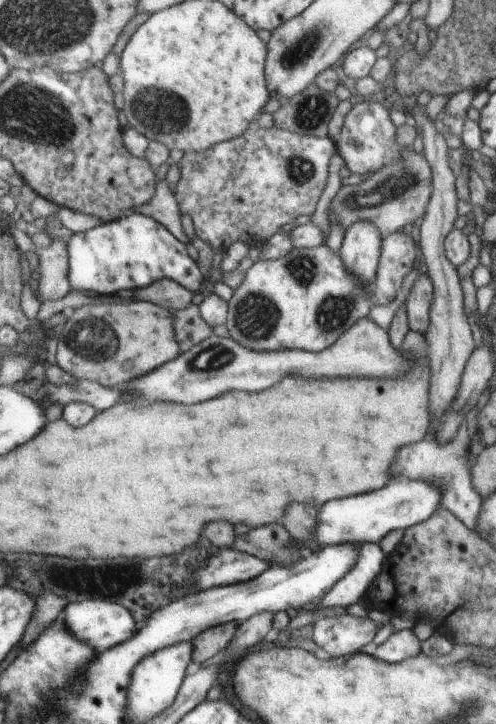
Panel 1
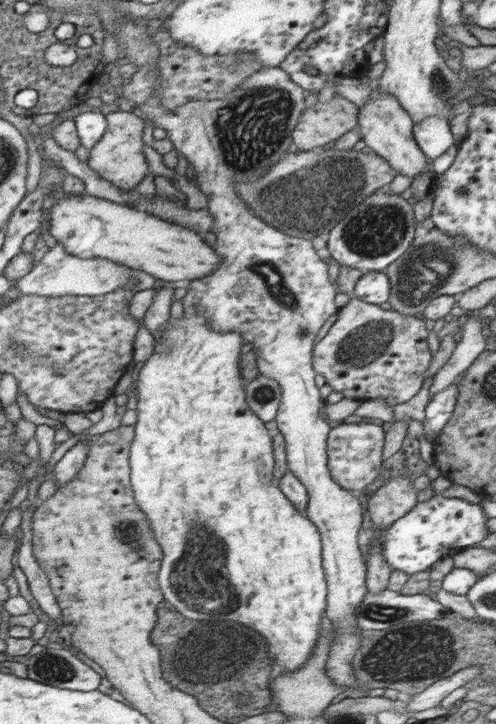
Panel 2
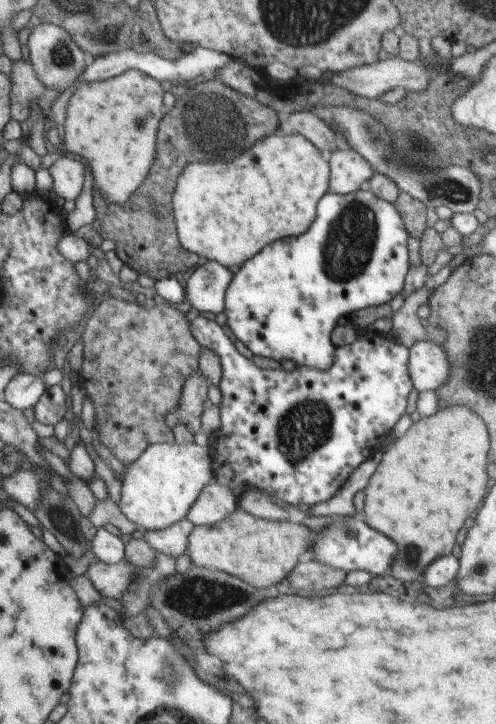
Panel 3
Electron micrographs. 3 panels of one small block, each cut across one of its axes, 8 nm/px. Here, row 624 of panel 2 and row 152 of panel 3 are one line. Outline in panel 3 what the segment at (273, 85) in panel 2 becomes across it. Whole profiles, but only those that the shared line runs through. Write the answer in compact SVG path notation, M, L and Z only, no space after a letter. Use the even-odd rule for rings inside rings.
M340 147L327 154L329 162L328 190L347 195L367 186L372 178L369 162L358 151Z

